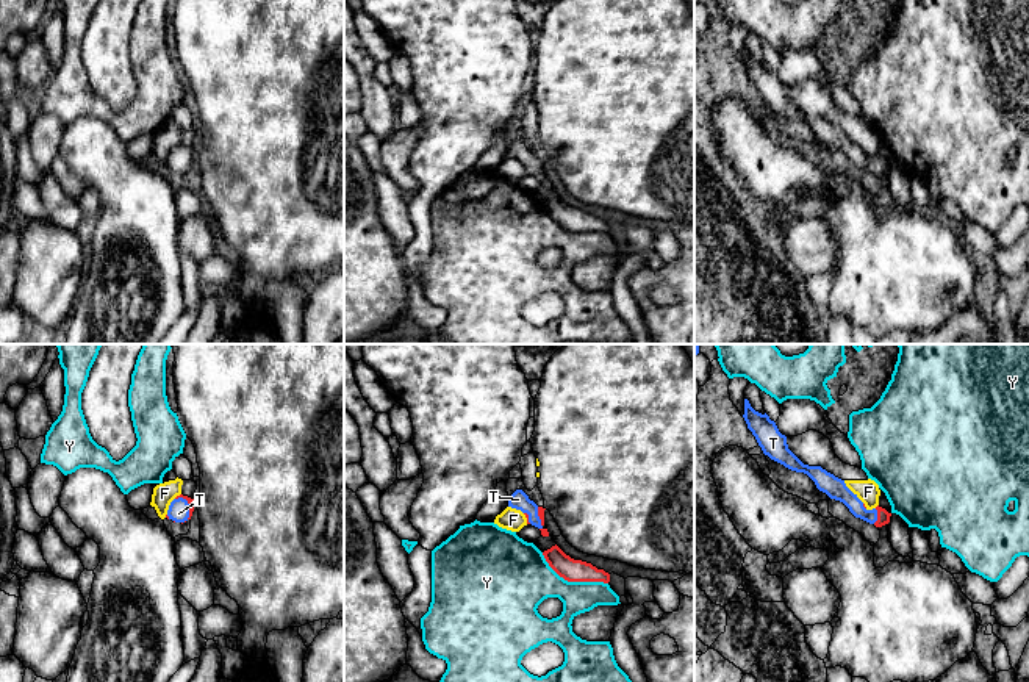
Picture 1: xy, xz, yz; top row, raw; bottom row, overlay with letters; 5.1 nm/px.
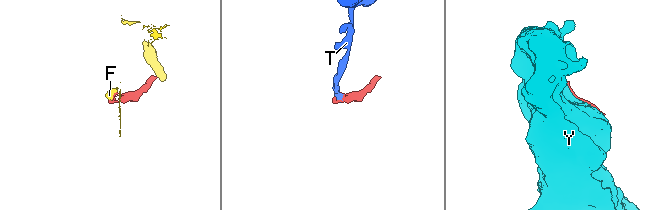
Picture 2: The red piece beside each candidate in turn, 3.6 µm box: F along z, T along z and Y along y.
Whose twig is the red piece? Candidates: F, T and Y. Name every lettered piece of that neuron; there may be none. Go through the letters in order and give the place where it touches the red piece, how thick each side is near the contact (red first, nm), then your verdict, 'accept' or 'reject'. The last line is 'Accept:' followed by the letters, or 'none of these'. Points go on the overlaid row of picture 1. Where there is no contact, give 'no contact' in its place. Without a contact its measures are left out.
F: xz (526, 516) | 20/120 nm | reject
T: yz (878, 516) | 60/100 nm | accept
Y: xz (573, 581) | 120/300 nm | reject
Accept: T

